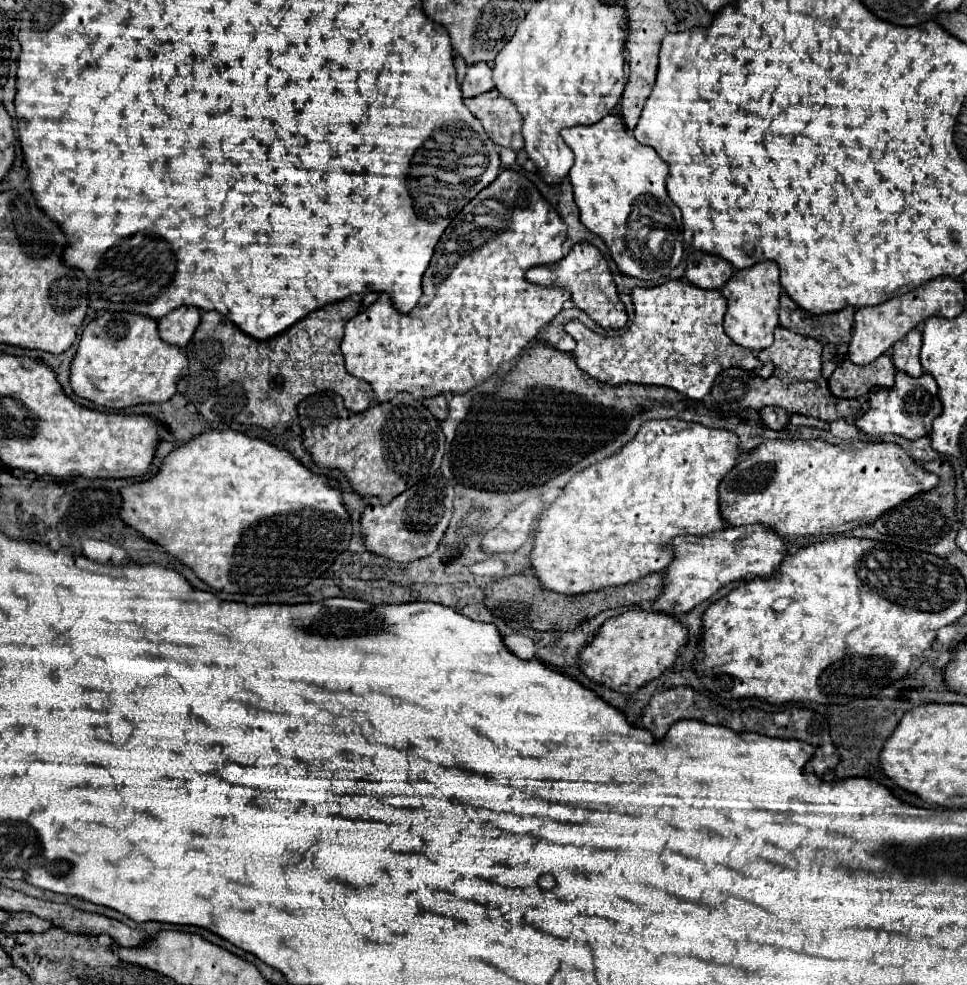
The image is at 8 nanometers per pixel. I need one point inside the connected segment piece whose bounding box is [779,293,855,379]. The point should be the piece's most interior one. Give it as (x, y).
(833, 330)

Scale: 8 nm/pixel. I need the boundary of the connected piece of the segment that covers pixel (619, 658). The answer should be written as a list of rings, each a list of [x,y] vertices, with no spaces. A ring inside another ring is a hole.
[[[633,609],[607,619],[595,639],[581,651],[577,663],[583,673],[597,683],[603,683],[619,693],[633,693],[669,669],[675,663],[679,649],[687,643],[689,629],[673,615]]]

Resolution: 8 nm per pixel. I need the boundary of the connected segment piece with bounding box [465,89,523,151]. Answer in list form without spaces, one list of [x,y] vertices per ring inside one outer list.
[[[491,89],[477,97],[469,97],[465,99],[465,105],[477,119],[481,119],[485,131],[497,145],[511,147],[513,151],[523,149],[521,113],[515,111],[515,105],[497,89]]]

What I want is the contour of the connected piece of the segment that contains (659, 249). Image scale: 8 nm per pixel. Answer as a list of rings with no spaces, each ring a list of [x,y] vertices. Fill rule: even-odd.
[[[605,115],[605,119],[597,121],[595,125],[575,125],[563,129],[561,137],[575,153],[575,163],[569,171],[569,181],[573,185],[575,203],[581,211],[581,223],[605,241],[621,273],[651,281],[669,277],[669,273],[679,265],[683,257],[681,211],[677,205],[671,203],[665,189],[669,165],[657,155],[657,151],[653,151],[653,147],[637,143],[637,139],[625,127],[619,115]]]

